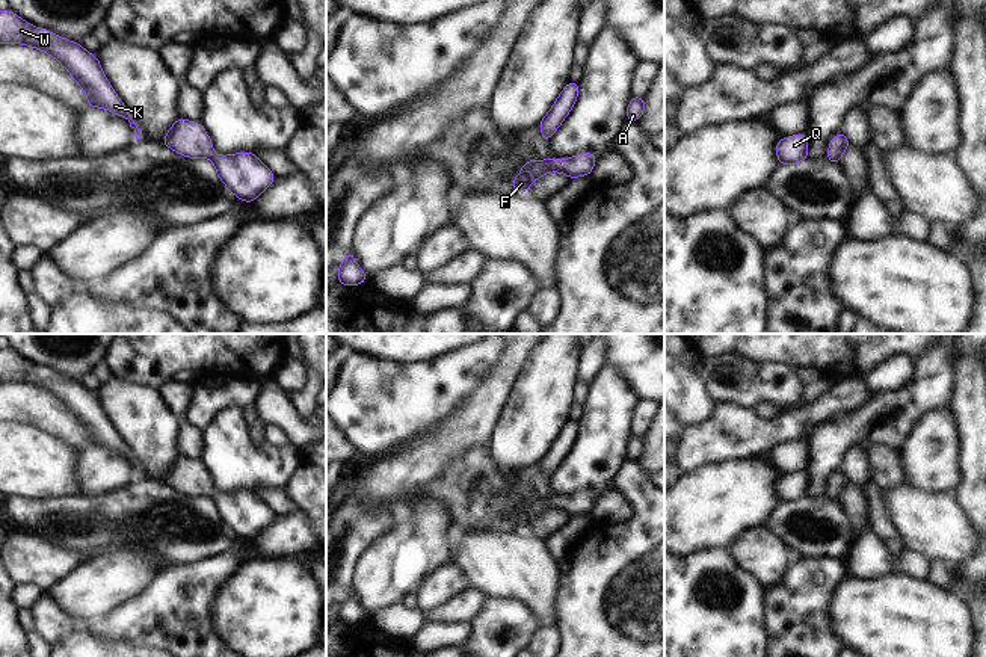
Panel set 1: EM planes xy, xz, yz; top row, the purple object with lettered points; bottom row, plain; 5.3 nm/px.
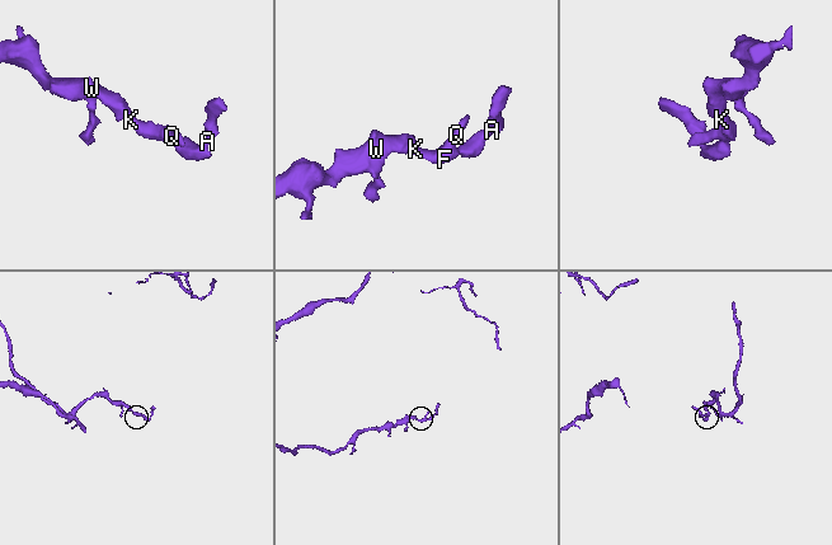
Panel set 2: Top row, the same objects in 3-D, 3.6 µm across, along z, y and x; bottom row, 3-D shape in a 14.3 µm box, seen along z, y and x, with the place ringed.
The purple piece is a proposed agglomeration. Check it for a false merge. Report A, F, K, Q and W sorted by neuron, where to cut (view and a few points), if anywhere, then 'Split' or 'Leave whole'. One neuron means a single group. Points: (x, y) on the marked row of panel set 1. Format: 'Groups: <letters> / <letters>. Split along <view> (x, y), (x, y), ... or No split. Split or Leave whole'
Groups: A F K Q W. No split. Leave whole

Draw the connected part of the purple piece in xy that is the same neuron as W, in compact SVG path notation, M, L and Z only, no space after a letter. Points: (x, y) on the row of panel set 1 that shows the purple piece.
M0 11L0 44L26 44L48 53L82 86L89 107L103 107L124 116L130 122L136 139L142 137L142 130L134 124L127 107L107 82L98 57L89 54L80 44L60 38L45 29L30 26L11 11Z

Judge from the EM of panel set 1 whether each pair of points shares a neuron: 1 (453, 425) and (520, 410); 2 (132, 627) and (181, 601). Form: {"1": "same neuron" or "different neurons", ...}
{"1": "different neurons", "2": "same neuron"}

